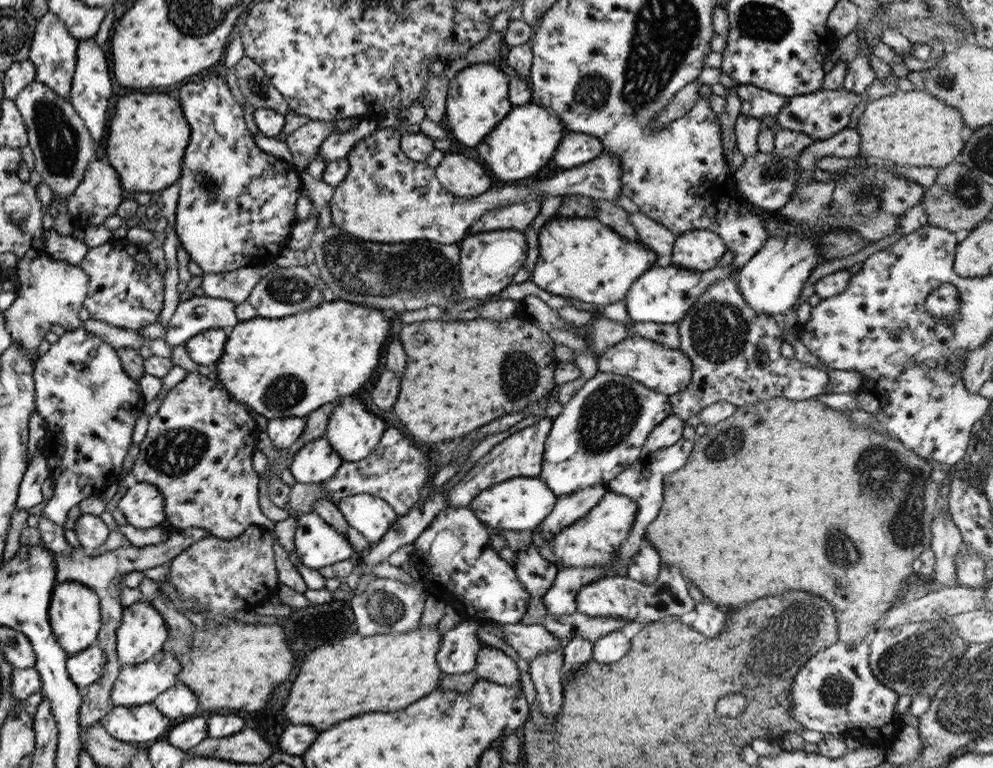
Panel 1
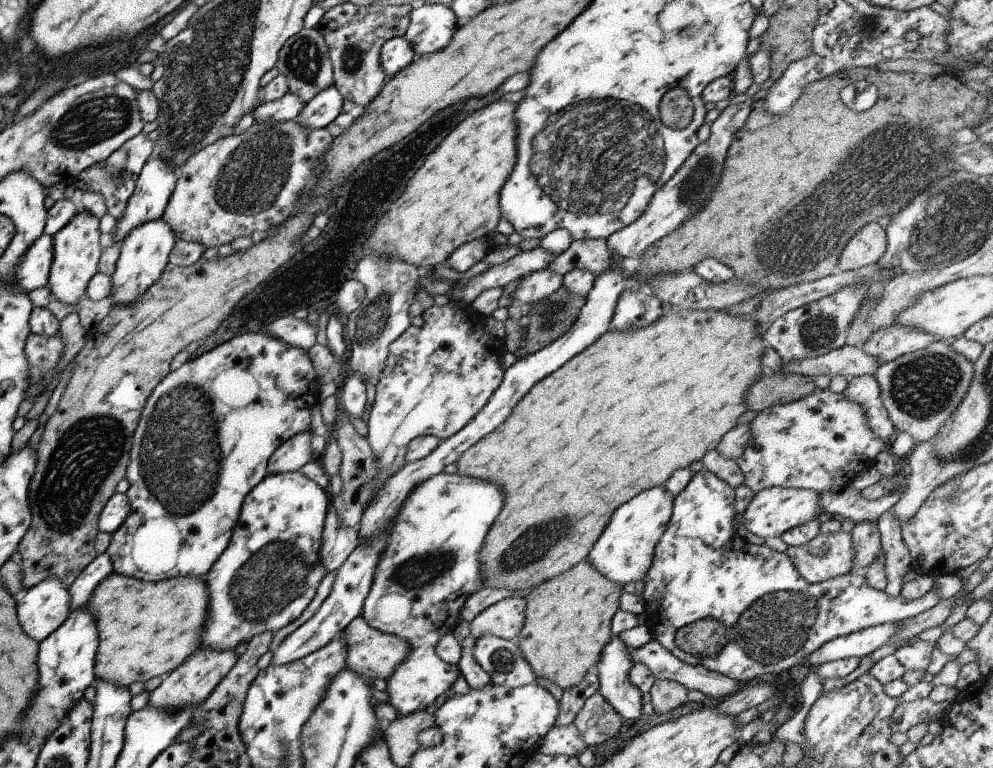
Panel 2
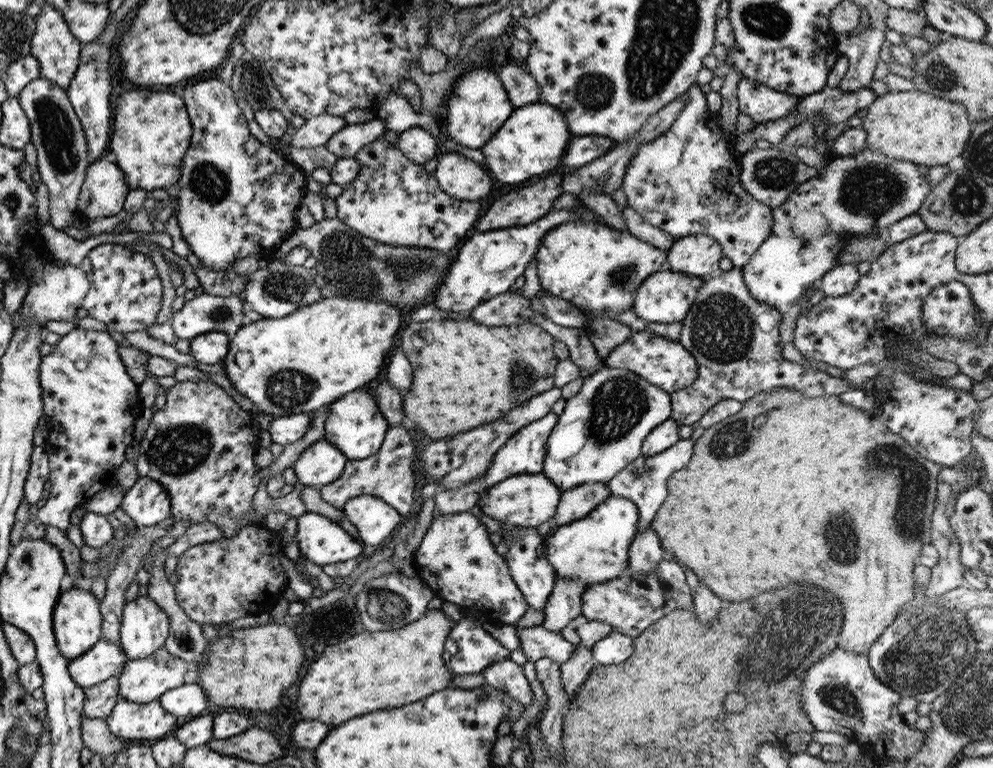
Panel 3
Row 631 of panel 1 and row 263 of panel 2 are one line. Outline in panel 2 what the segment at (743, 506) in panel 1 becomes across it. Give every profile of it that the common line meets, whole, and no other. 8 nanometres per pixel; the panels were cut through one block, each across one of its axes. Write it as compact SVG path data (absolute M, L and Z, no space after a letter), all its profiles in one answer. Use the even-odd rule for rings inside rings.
M876 222L861 226L838 256L836 271L853 270L877 263L886 248L886 231Z

